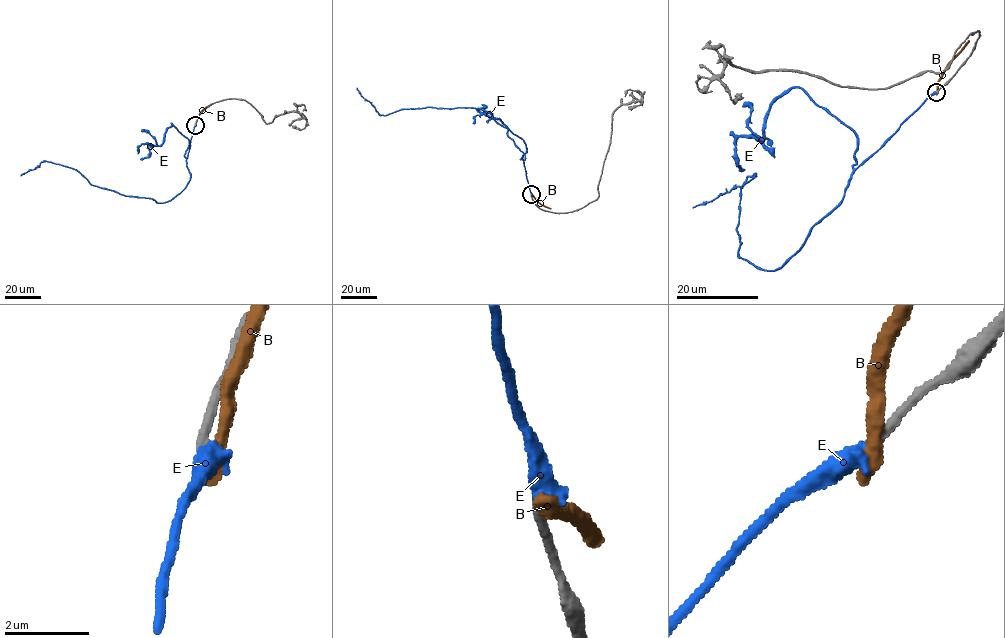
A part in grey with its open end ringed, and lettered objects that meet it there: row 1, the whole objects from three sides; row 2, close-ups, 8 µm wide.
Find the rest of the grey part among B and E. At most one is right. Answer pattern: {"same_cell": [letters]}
{"same_cell": ["E"]}

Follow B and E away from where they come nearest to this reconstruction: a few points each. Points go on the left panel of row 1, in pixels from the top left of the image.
B: (195, 125), (199, 114), (215, 102)
E: (195, 124), (186, 160), (190, 179), (162, 203), (92, 185), (78, 171), (51, 162), (42, 161), (21, 175)

